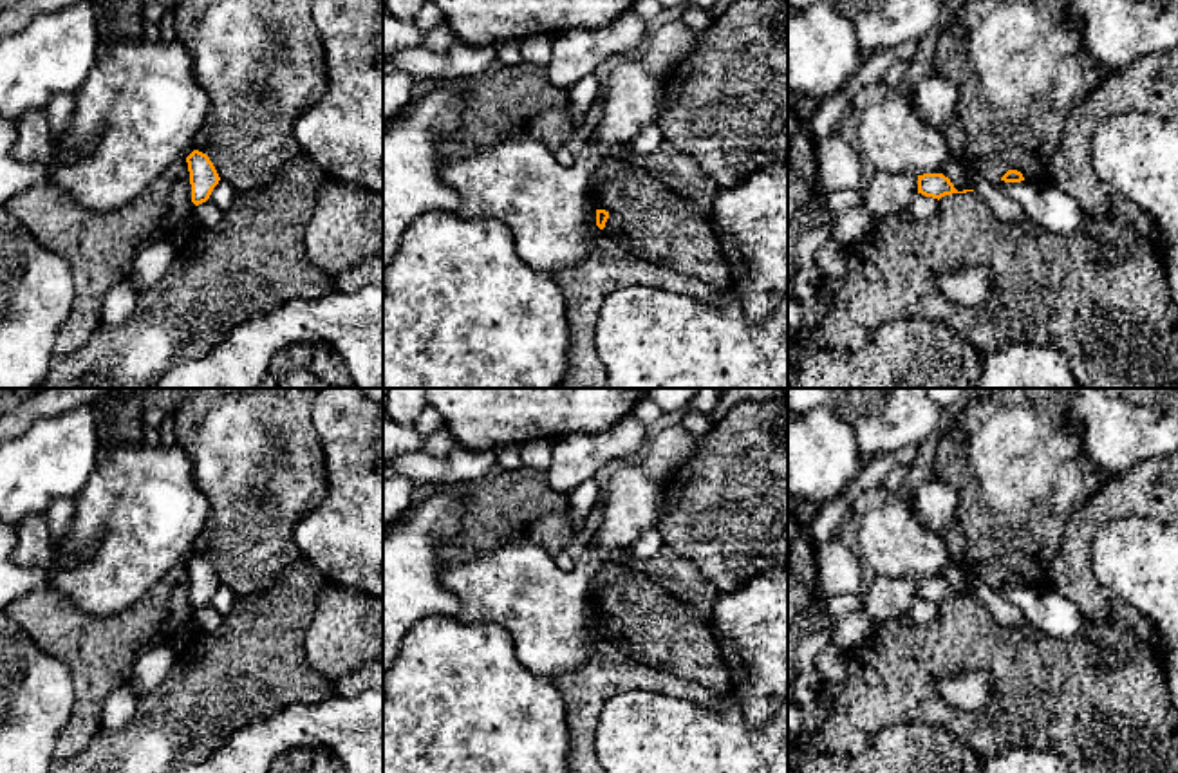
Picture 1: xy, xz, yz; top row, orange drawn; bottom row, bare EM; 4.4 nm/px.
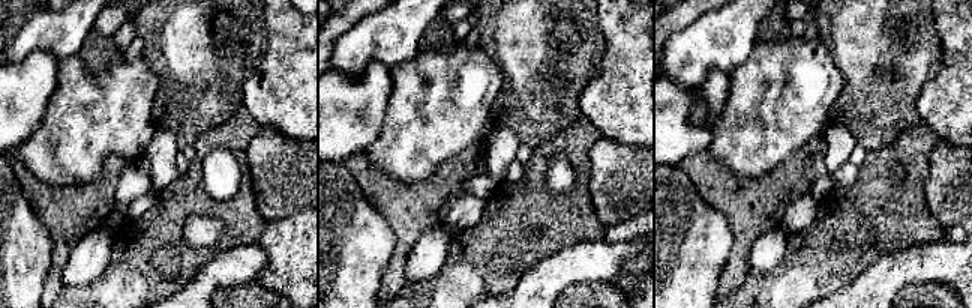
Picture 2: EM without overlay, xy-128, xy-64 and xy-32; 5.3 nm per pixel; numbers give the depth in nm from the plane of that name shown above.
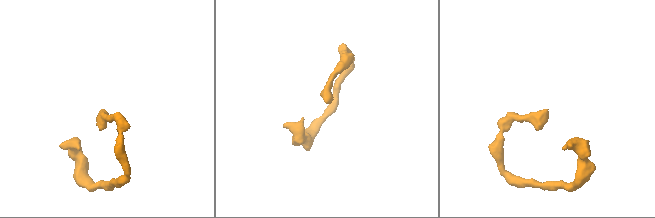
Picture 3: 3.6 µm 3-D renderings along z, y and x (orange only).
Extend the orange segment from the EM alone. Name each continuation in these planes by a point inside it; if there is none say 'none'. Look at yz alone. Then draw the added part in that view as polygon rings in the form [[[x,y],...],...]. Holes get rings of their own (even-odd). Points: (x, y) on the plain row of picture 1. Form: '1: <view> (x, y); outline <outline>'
none

